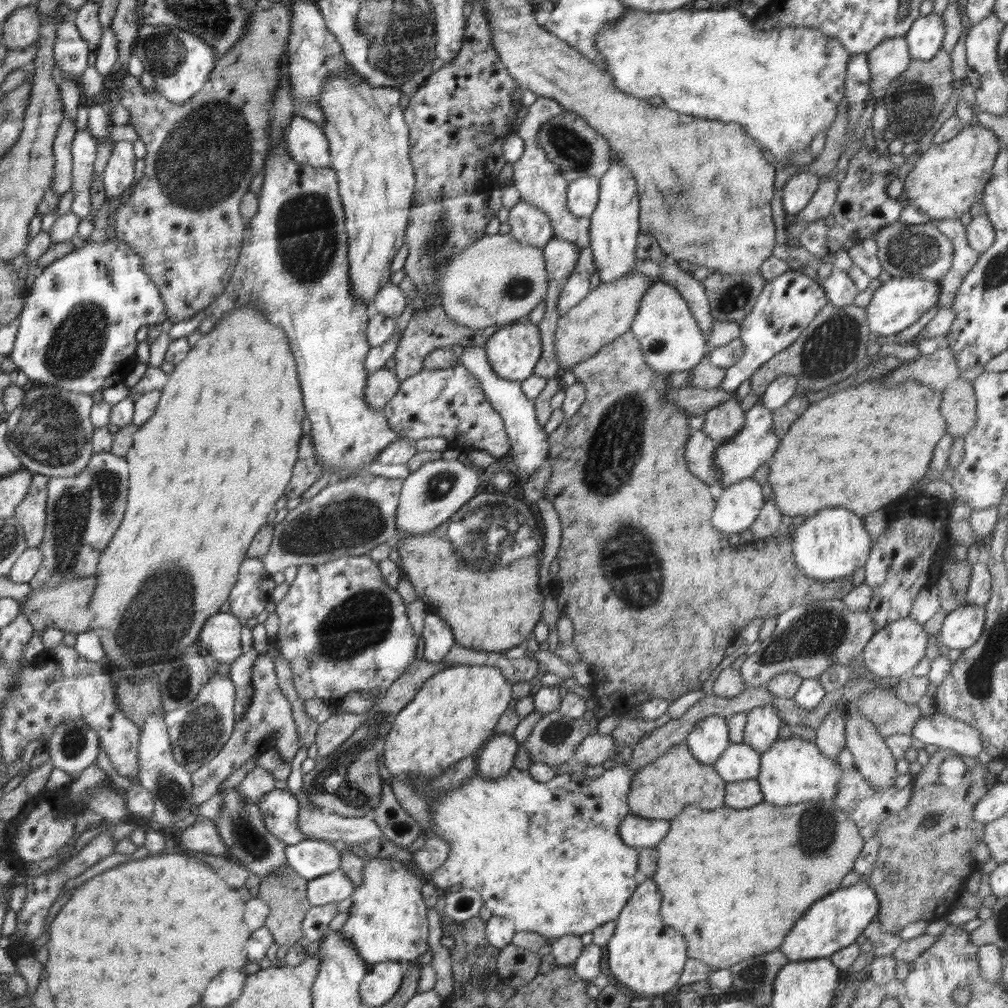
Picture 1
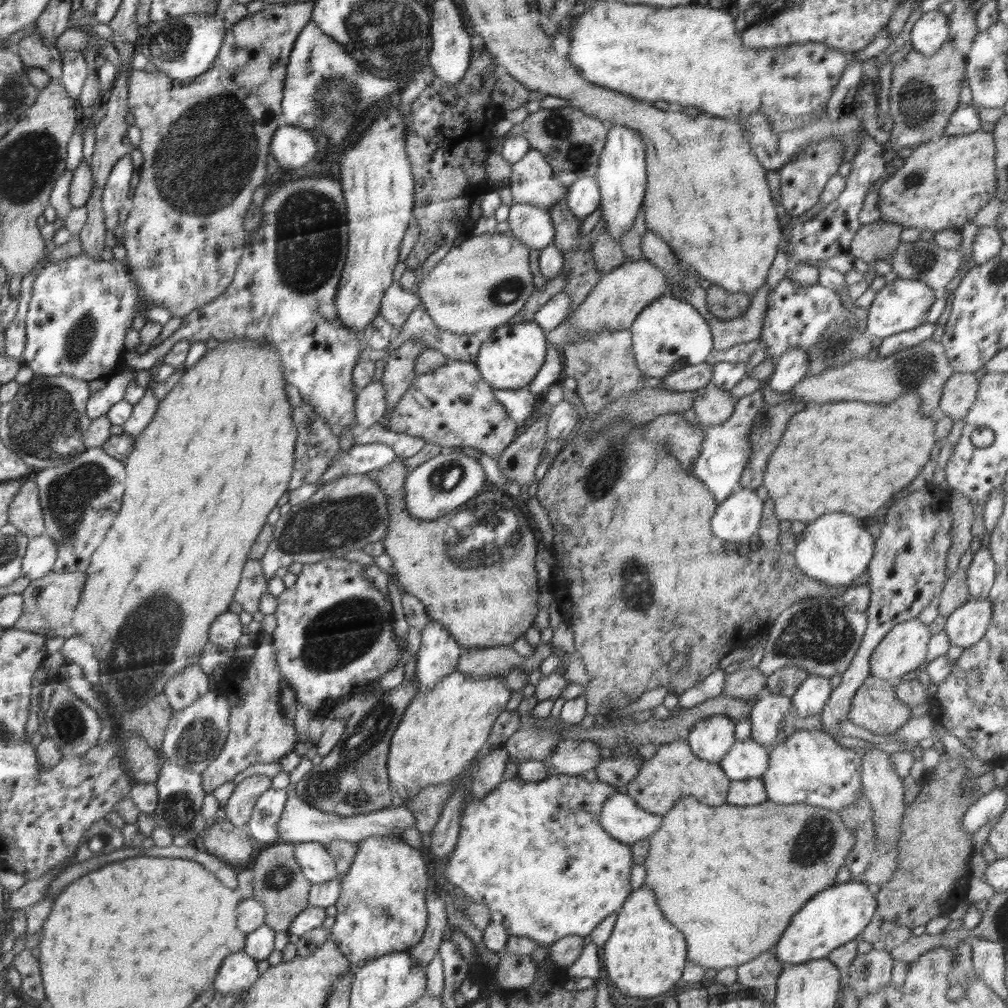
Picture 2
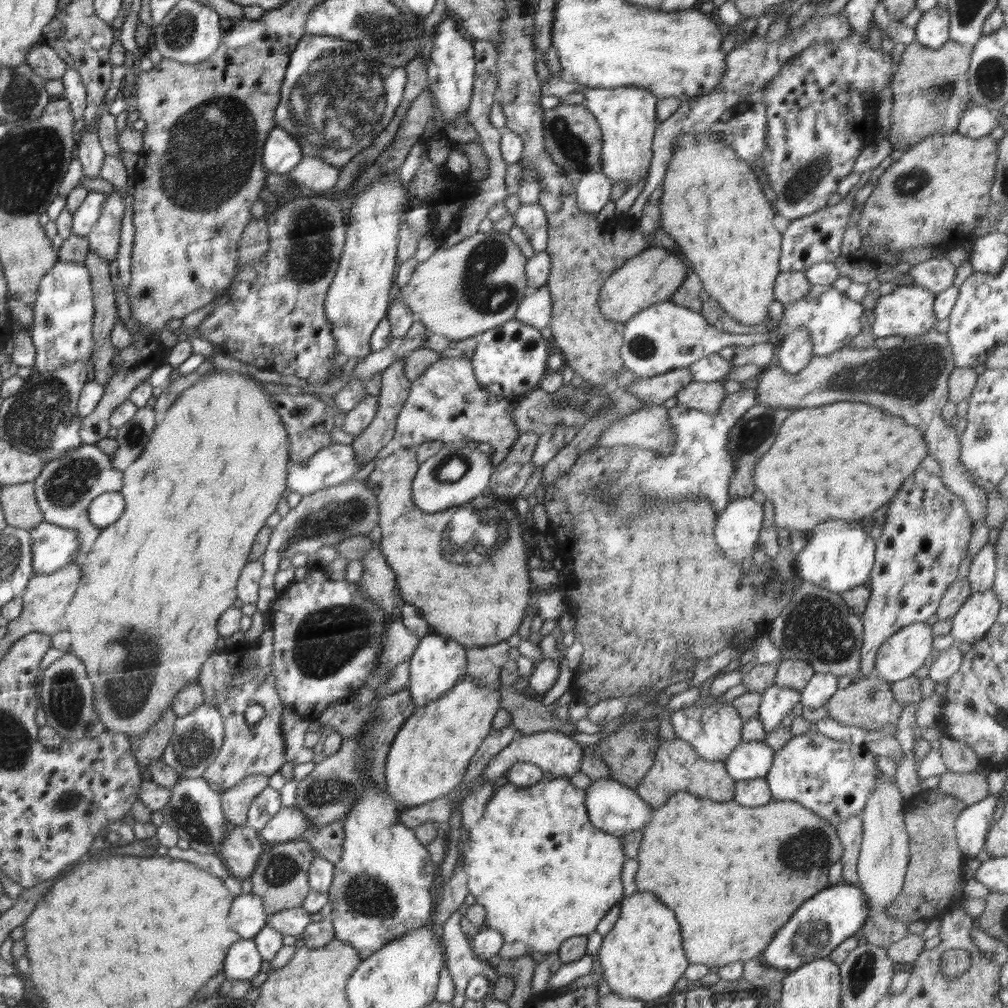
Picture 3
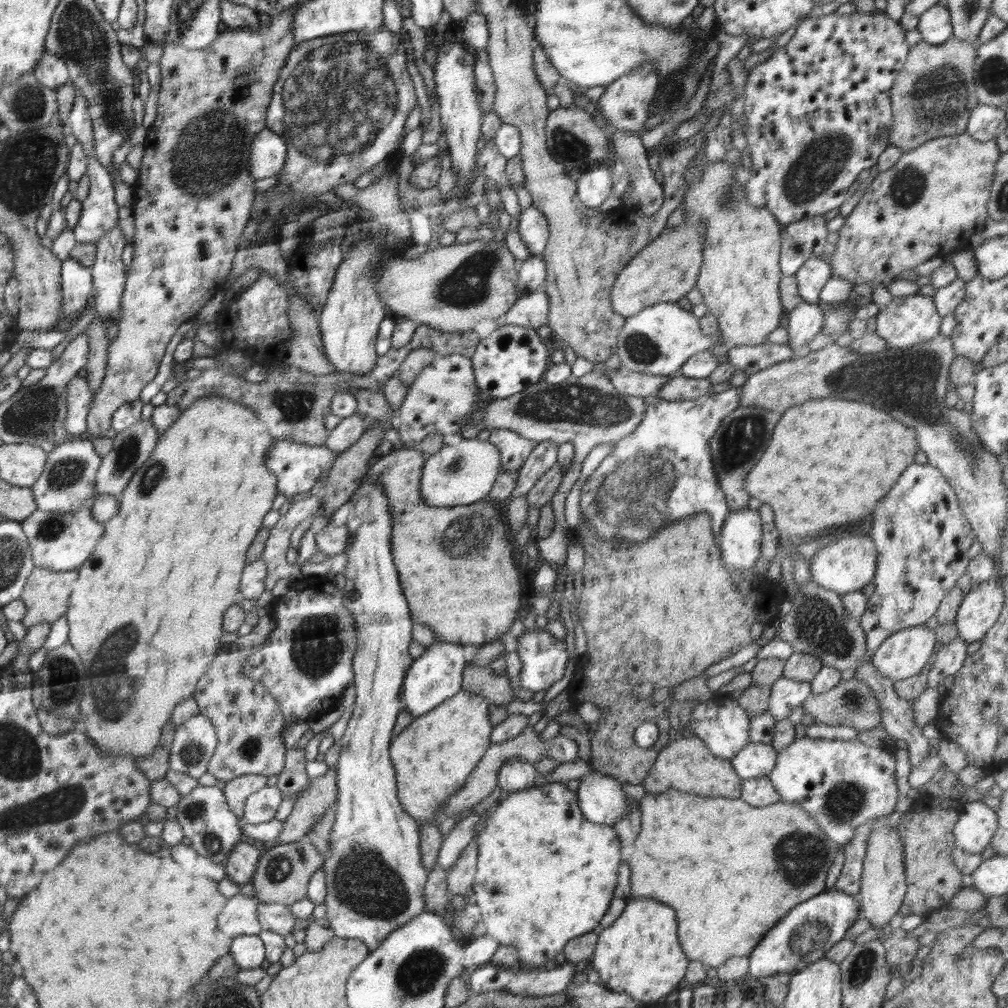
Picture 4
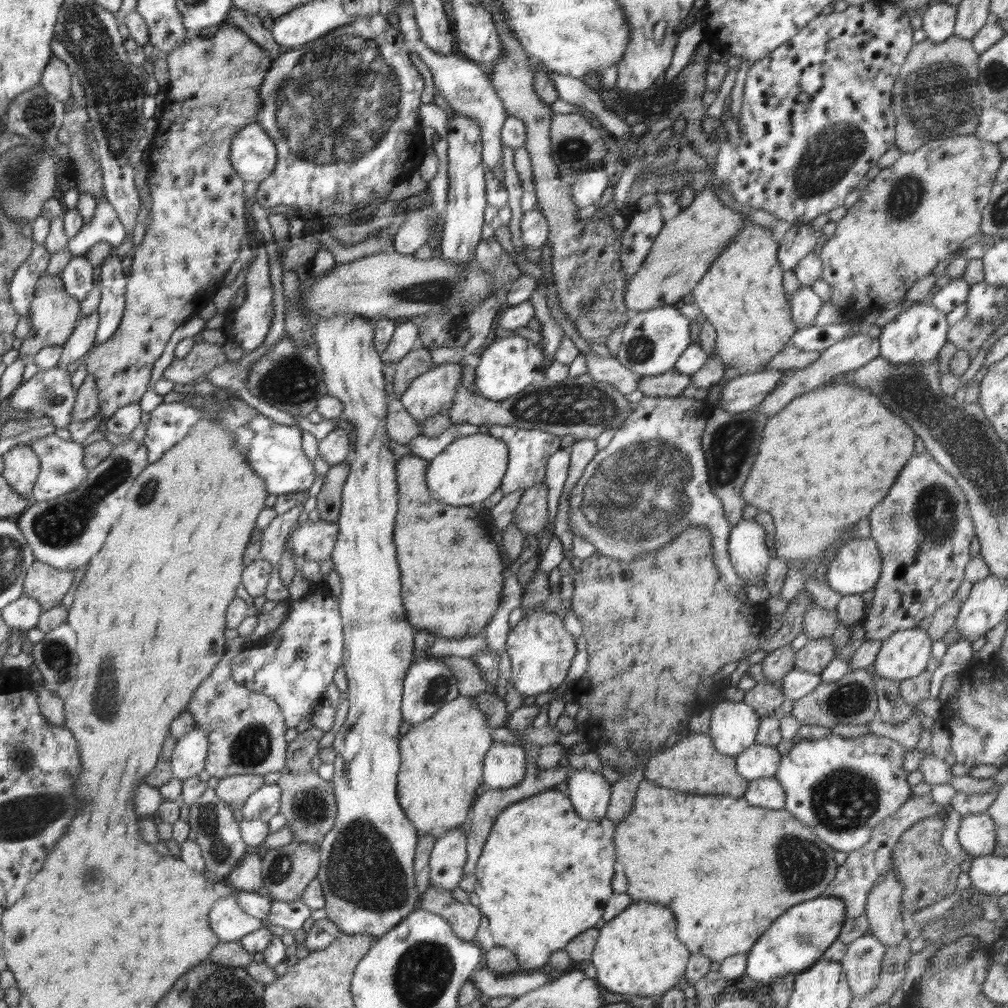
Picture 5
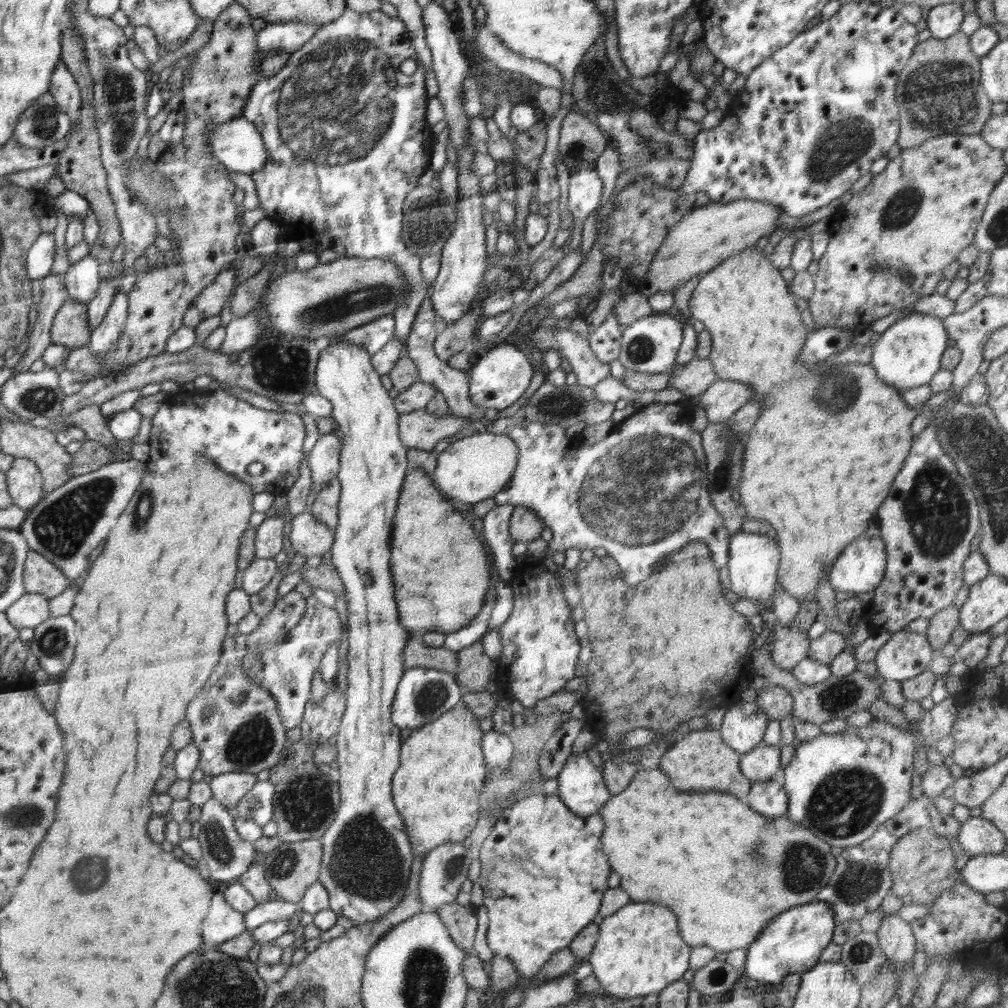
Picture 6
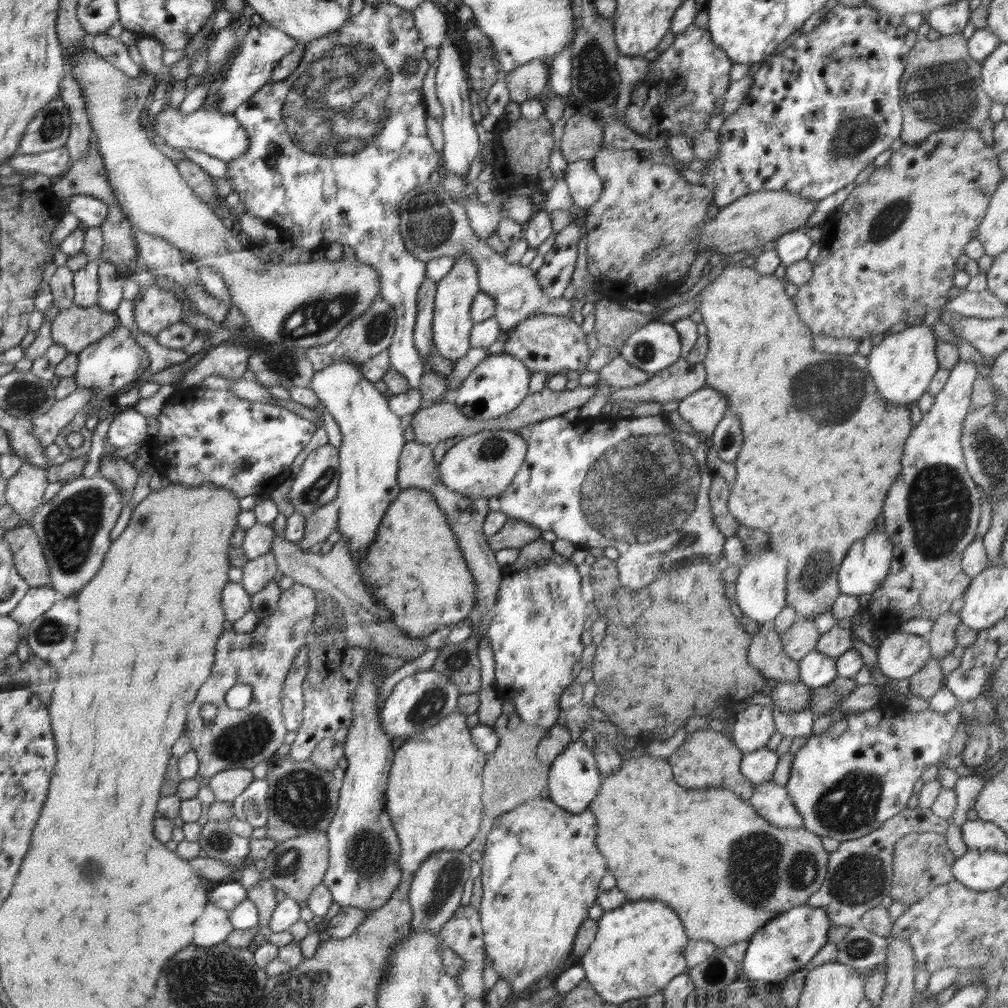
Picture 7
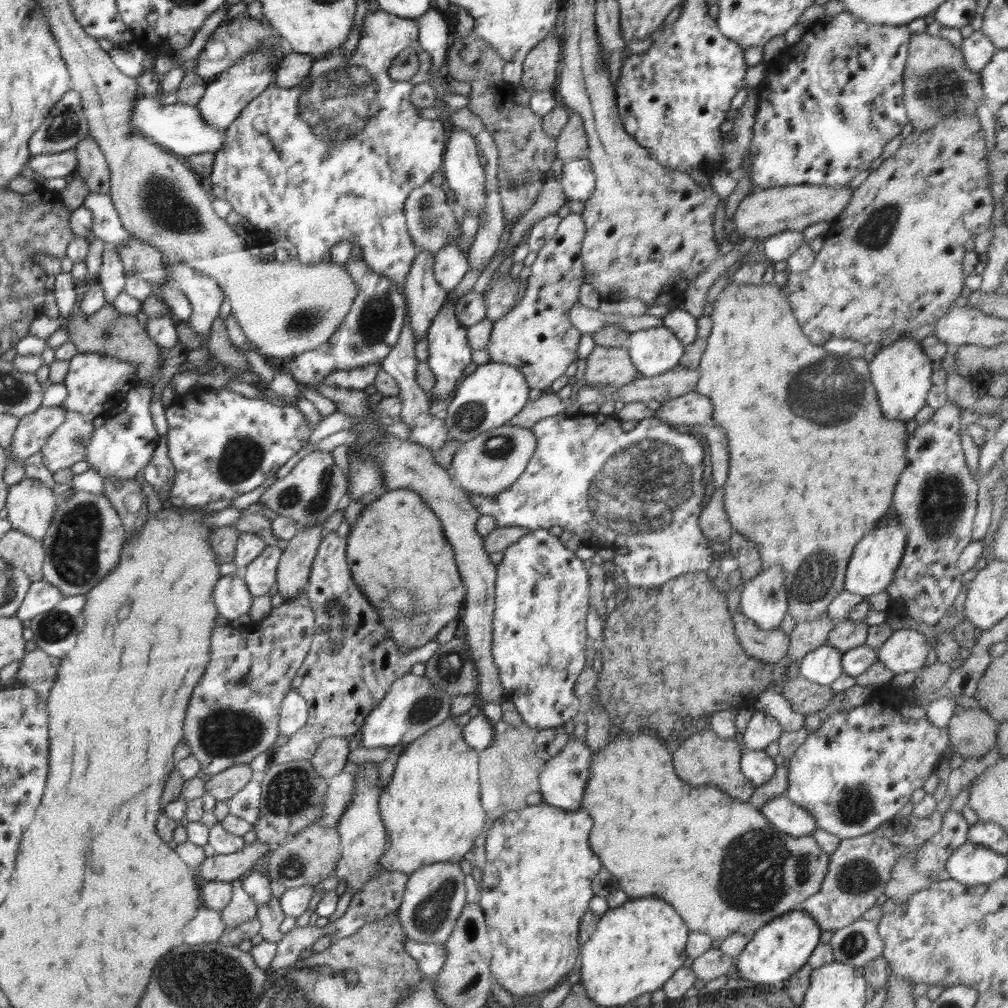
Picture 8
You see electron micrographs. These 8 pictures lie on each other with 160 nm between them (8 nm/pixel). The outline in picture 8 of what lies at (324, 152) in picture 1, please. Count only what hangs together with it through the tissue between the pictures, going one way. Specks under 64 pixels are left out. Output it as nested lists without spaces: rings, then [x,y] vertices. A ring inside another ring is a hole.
[[[139,93],[131,123],[136,130],[142,132],[154,143],[161,145],[165,150],[180,158],[202,152],[218,152],[225,144],[225,132],[211,127],[199,115],[196,106],[188,106],[178,102],[166,105],[160,101],[159,96],[152,97]]]

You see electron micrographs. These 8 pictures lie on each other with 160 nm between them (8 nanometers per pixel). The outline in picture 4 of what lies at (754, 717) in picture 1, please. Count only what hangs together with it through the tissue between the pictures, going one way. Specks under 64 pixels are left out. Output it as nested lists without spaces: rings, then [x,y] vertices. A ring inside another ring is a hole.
[[[781,677],[771,686],[767,712],[776,721],[788,719],[792,710],[803,704],[811,692],[810,681],[796,681]]]

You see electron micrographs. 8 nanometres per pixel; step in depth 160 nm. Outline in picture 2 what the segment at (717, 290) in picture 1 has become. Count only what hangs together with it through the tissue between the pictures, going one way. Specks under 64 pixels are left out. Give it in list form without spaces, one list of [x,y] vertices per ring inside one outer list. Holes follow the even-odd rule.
[[[711,284],[706,292],[706,307],[719,319],[738,318],[751,304],[752,296],[743,292],[728,292],[719,284]]]

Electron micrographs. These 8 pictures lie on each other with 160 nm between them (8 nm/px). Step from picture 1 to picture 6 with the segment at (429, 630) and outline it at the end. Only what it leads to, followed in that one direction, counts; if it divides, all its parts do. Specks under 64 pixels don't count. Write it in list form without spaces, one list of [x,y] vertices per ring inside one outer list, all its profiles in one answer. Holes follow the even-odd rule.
[[[425,667],[406,669],[398,683],[390,718],[399,729],[416,730],[452,710],[461,700],[461,696],[461,688],[456,684],[454,673]]]

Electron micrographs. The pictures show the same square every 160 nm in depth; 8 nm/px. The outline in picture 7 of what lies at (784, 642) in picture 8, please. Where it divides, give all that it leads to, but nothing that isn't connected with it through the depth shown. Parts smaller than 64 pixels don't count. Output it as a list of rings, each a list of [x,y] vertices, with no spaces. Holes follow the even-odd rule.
[[[770,624],[760,626],[760,631],[751,637],[747,661],[767,680],[798,683],[799,665],[785,655],[781,633]]]

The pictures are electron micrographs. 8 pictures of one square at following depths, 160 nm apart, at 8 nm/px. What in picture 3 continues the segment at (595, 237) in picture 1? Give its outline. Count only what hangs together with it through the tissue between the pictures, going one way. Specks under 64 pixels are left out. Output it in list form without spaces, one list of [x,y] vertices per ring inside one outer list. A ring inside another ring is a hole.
[[[582,86],[587,109],[598,121],[603,143],[601,170],[613,184],[626,182],[628,188],[647,176],[653,159],[653,138],[658,125],[657,102],[652,92],[637,86],[618,86],[614,89],[595,89]]]

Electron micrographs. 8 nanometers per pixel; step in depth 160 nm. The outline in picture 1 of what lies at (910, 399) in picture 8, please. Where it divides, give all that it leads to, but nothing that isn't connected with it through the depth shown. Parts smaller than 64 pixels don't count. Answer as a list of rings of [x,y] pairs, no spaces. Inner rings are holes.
[[[892,277],[874,290],[872,299],[865,307],[869,330],[878,336],[896,335],[910,328],[926,311],[937,304],[940,294],[939,283],[920,277]]]

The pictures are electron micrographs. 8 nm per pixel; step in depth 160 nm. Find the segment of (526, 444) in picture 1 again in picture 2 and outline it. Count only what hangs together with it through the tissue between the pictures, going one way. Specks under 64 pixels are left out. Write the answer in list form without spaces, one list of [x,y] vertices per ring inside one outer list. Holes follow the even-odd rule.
[[[527,387],[516,390],[493,389],[495,399],[506,409],[508,416],[522,430],[531,420],[539,397]]]

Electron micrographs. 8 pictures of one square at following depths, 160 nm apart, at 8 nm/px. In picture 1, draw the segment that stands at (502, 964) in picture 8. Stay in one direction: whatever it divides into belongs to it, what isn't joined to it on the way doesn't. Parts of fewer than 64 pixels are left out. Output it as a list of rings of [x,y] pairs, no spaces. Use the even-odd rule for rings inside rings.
[[[618,759],[611,765],[607,765],[601,776],[588,777],[577,770],[570,773],[555,775],[548,782],[540,782],[529,775],[528,771],[522,771],[512,767],[508,773],[497,779],[485,779],[480,773],[475,772],[459,789],[454,789],[443,795],[435,795],[435,790],[430,789],[429,781],[404,780],[406,783],[414,783],[417,792],[431,796],[432,820],[429,822],[428,834],[442,836],[450,845],[447,859],[432,873],[432,882],[438,888],[450,888],[454,884],[473,888],[480,893],[484,906],[490,909],[494,915],[510,917],[514,921],[516,931],[534,931],[542,936],[547,936],[551,941],[564,935],[582,935],[591,932],[598,926],[616,920],[620,911],[624,908],[628,899],[634,894],[639,885],[638,861],[639,850],[624,844],[619,835],[619,826],[622,820],[629,814],[627,796],[631,789],[631,782],[636,772],[622,759]]]

